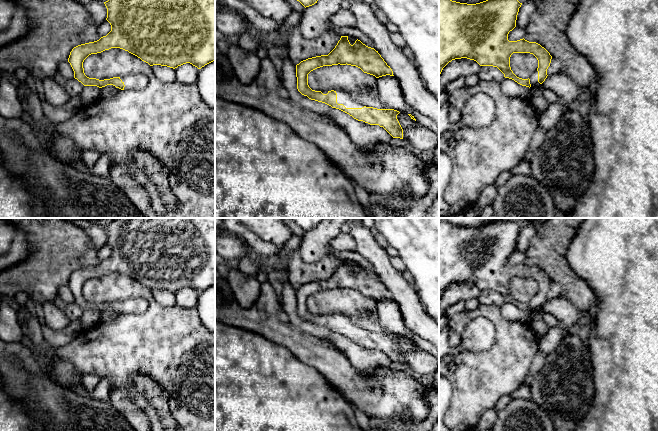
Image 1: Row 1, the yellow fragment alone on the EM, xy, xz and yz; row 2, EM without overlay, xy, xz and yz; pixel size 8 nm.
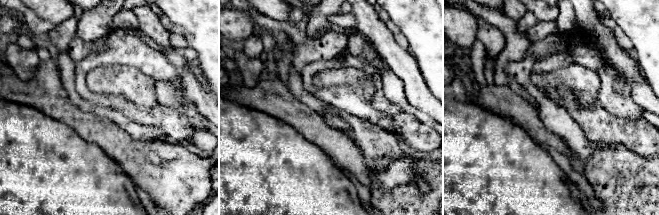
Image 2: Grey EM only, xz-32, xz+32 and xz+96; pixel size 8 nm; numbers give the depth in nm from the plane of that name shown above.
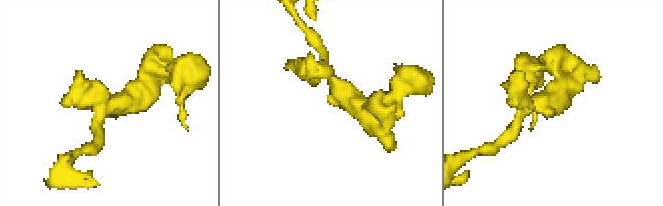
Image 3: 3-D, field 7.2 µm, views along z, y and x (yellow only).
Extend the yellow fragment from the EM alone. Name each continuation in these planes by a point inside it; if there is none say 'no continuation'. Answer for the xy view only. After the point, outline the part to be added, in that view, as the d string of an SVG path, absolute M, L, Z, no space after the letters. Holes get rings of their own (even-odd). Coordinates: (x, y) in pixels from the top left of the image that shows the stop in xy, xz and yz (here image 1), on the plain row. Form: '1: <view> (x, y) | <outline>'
1: xy (134, 305) | M131 298L120 301L125 311L124 314L143 313L149 307L149 301L145 298Z

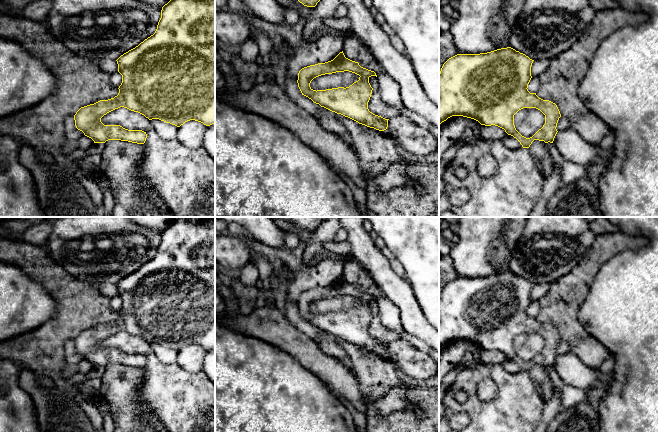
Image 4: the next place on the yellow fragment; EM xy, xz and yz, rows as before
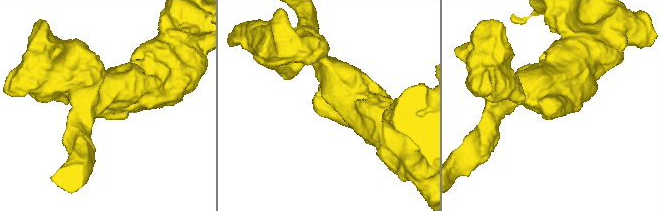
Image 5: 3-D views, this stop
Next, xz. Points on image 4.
no continuation

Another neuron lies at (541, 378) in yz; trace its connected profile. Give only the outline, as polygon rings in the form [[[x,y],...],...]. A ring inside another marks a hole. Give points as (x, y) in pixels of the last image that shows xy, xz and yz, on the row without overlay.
[[[534,364],[528,373],[543,401],[549,401],[556,389],[551,381],[550,372],[544,365]]]

